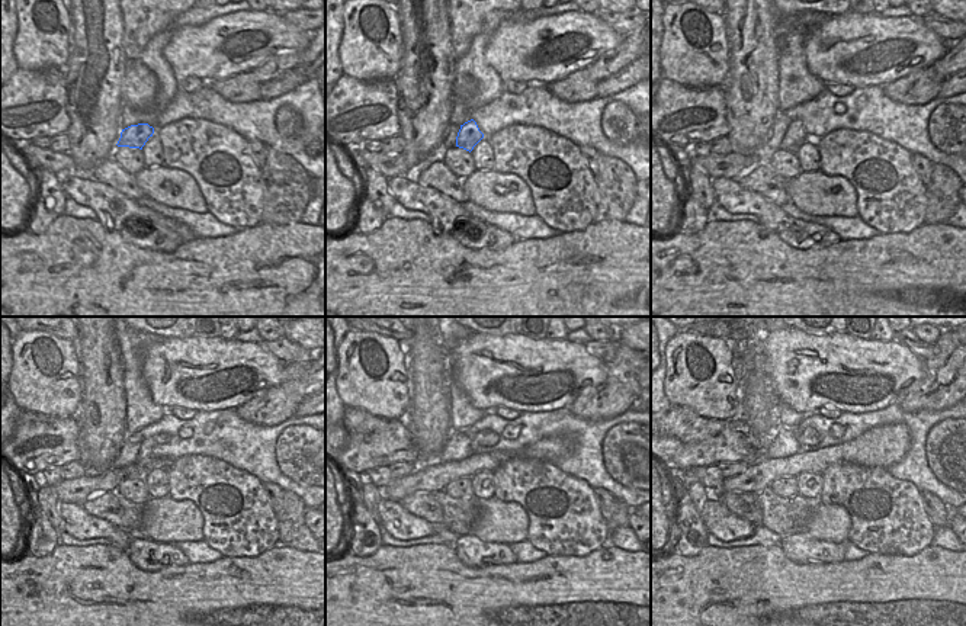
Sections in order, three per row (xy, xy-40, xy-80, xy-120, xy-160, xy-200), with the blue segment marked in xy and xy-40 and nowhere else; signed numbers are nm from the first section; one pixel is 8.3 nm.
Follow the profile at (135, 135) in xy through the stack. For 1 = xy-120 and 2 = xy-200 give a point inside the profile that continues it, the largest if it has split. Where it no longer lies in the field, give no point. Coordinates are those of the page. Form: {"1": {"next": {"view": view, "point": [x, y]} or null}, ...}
{"1": {"next": {"view": "xy-120", "point": [145, 450]}}, "2": {"next": {"view": "xy-200", "point": [809, 437]}}}

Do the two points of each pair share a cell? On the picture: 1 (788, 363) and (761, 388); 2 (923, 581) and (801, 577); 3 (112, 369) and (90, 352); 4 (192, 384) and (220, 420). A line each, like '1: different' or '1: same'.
1: different
2: same
3: same
4: different

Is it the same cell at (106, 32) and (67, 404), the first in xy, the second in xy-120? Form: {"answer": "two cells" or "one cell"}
{"answer": "two cells"}

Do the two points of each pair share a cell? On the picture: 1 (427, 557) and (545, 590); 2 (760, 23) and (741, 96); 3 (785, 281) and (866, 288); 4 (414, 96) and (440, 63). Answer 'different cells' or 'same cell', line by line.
1: same cell
2: same cell
3: same cell
4: same cell

